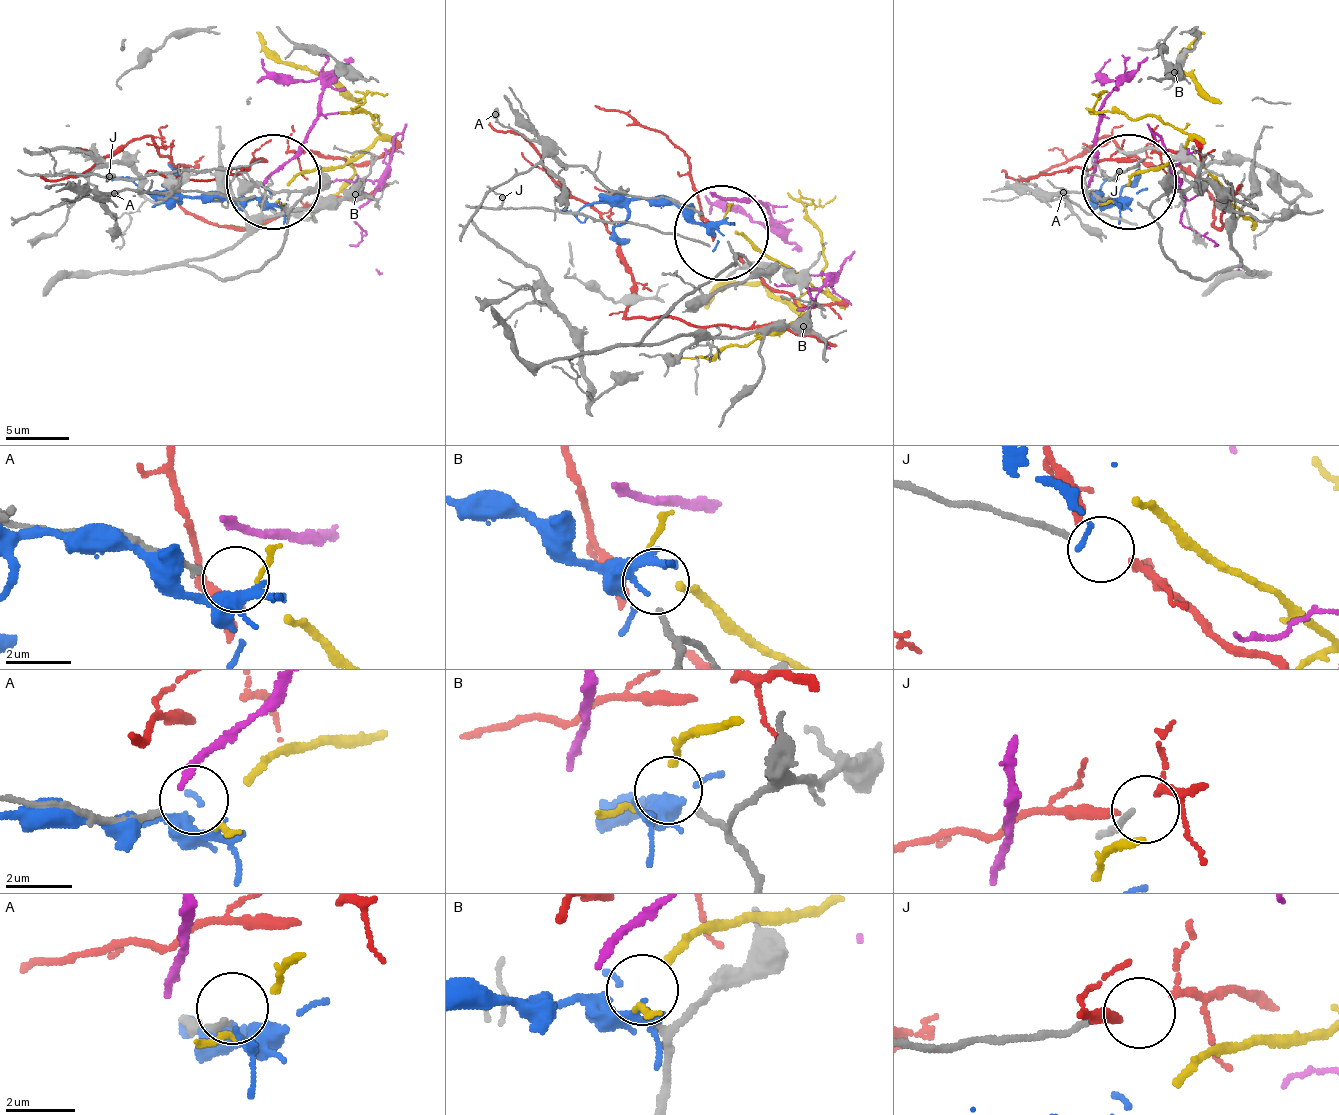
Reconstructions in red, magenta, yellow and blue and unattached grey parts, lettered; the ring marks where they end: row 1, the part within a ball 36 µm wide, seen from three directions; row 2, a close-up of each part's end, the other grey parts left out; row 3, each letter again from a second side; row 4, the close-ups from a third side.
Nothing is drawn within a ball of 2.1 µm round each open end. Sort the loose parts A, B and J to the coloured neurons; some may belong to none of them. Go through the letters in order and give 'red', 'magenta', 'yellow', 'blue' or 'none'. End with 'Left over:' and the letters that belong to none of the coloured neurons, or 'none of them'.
A: yellow
B: blue
J: red
Left over: none of them

